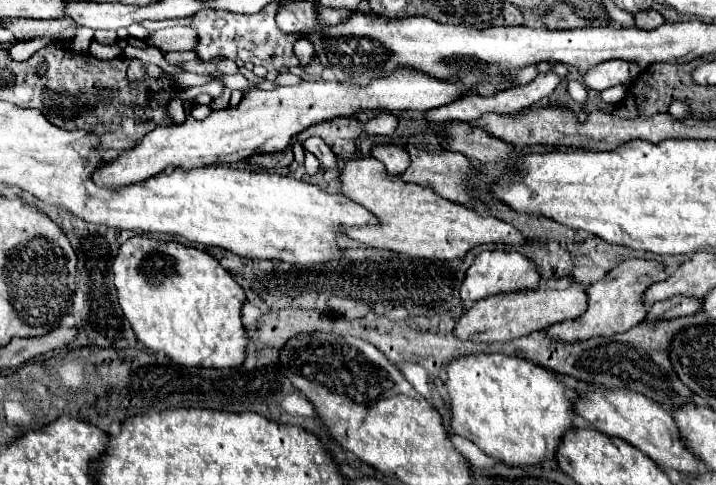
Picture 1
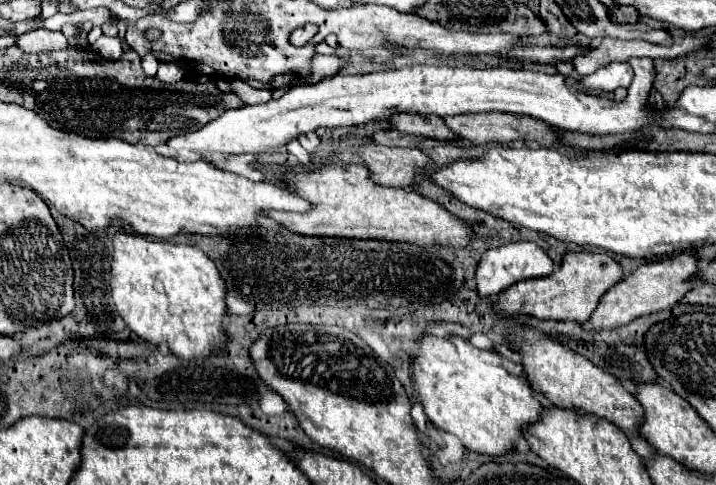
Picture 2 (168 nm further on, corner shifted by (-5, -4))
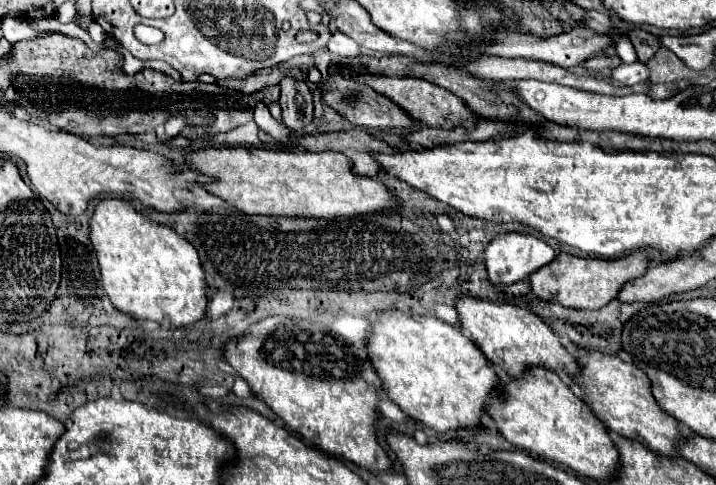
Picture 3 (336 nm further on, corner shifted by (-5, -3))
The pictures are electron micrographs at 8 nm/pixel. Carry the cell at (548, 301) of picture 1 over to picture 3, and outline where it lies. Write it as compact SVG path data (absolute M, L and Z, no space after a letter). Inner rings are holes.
M638 250L632 252L628 256L622 258L578 258L578 256L570 256L570 254L558 254L548 266L536 270L536 274L530 276L530 286L532 292L538 298L544 298L548 302L560 302L562 306L572 306L572 308L580 308L580 310L596 310L606 306L610 300L614 300L620 292L620 288L634 280L640 278L640 274L644 274L650 266L650 256L646 250Z

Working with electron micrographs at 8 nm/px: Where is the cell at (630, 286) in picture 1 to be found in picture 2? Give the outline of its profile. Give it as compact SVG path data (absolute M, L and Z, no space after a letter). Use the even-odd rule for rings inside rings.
M680 253L676 257L648 261L648 263L638 265L628 277L620 279L616 285L612 285L602 295L594 315L590 315L590 319L586 323L582 323L582 327L588 329L588 331L616 329L616 327L628 325L630 321L634 321L642 315L658 313L658 311L674 307L684 297L684 293L690 291L690 285L686 283L686 279L696 275L696 261L698 261L696 255Z

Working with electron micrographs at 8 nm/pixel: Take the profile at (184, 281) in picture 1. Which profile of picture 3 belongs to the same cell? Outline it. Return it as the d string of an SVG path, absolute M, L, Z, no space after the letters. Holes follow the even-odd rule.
M110 198L94 208L90 242L96 248L104 290L120 312L154 322L162 322L168 316L174 328L190 326L204 318L208 298L200 258L196 248L172 228L152 222L126 200Z

